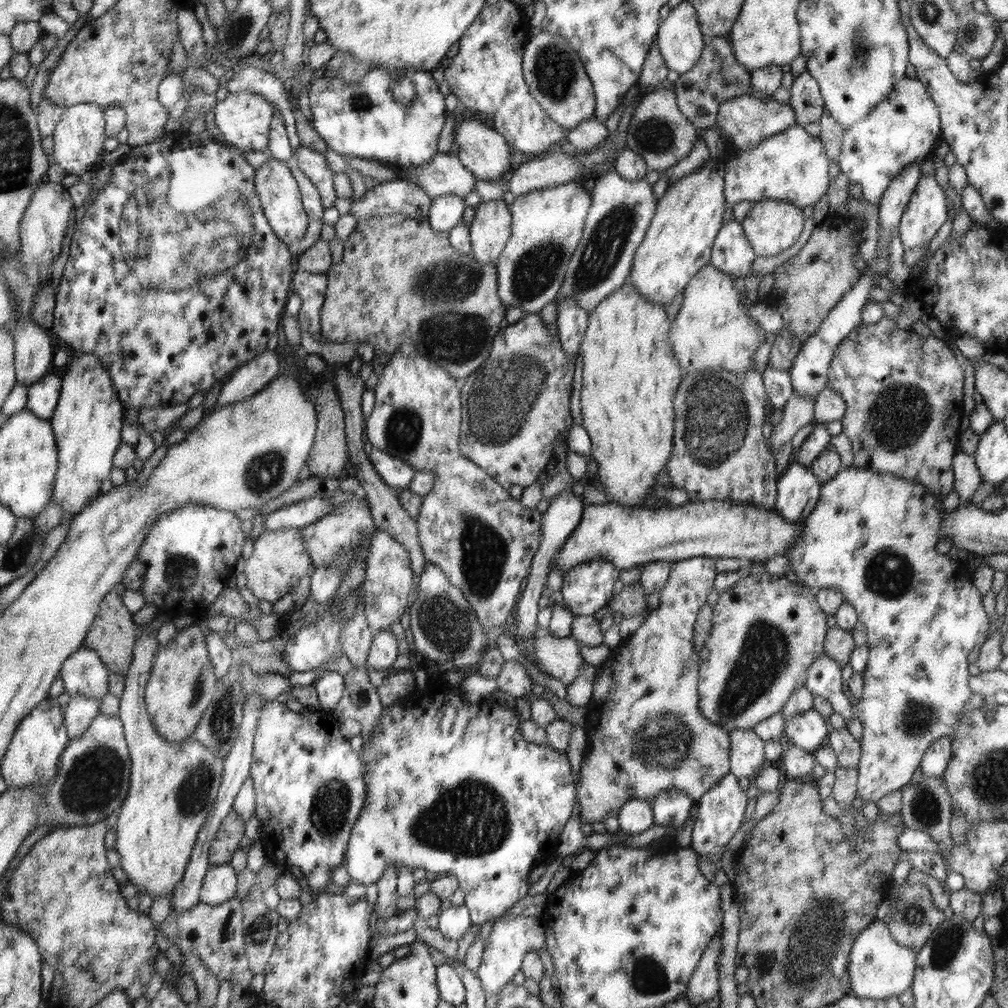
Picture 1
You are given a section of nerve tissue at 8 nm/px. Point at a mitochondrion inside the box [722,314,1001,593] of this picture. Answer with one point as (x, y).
(896, 415)

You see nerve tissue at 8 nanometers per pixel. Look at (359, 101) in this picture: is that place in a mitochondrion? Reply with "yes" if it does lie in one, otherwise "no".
yes

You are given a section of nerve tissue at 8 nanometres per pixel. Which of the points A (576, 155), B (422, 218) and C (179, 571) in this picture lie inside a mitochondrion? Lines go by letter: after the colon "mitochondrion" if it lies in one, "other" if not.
A: other
B: other
C: mitochondrion

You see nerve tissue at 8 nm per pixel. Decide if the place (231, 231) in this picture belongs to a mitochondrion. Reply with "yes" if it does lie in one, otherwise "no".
yes

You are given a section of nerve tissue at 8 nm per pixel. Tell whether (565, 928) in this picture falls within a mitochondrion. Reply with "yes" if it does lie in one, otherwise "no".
no

